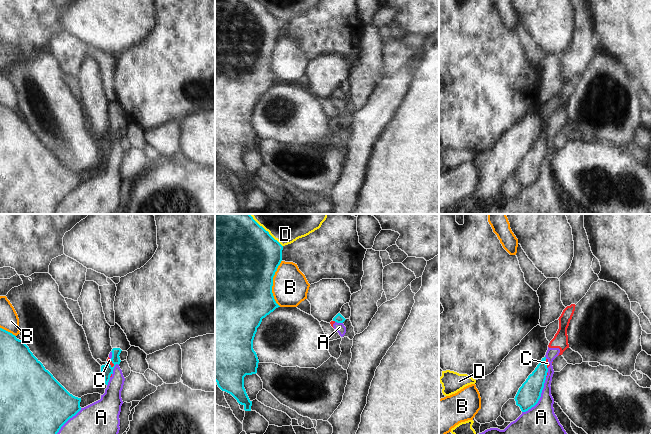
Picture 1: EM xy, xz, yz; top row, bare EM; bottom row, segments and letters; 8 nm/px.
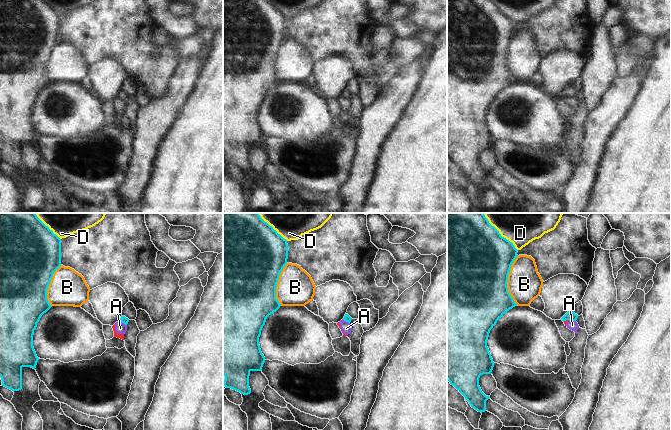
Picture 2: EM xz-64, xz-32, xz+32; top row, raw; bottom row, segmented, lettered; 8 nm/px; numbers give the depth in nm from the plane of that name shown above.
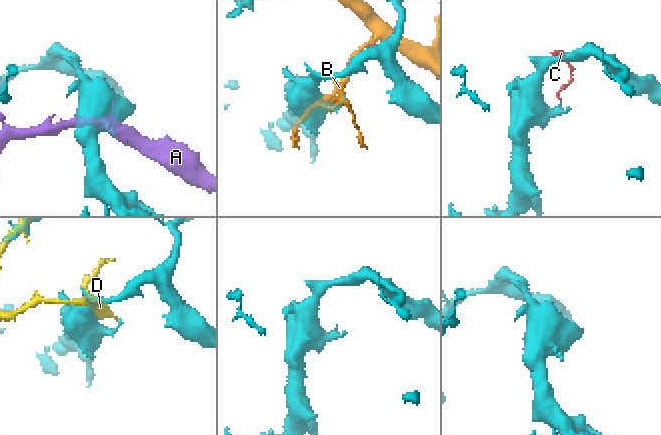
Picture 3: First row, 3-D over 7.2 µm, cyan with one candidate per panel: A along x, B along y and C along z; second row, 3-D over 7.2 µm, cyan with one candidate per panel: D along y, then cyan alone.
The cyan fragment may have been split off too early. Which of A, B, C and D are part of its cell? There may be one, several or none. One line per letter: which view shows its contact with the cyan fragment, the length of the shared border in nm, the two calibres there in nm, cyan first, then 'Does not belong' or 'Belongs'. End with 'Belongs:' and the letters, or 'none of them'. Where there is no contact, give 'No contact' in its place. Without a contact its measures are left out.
A: Touches cyan in yz. Shared border 340 nm. Thickness 190 nm (cyan) against 320 nm. Does not belong
B: Touches cyan in xz. Shared border 380 nm. Thickness 500 nm (cyan) against 280 nm. Does not belong
C: Touches cyan in xy. Shared border 80 nm. Thickness 90 nm (cyan) against 30 nm. Does not belong
D: Touches cyan in xz. Shared border 260 nm. Thickness 500 nm (cyan) against 170 nm. Does not belong
Belongs: none of them.

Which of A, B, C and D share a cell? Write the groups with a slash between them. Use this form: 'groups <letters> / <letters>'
groups A C / B / D

